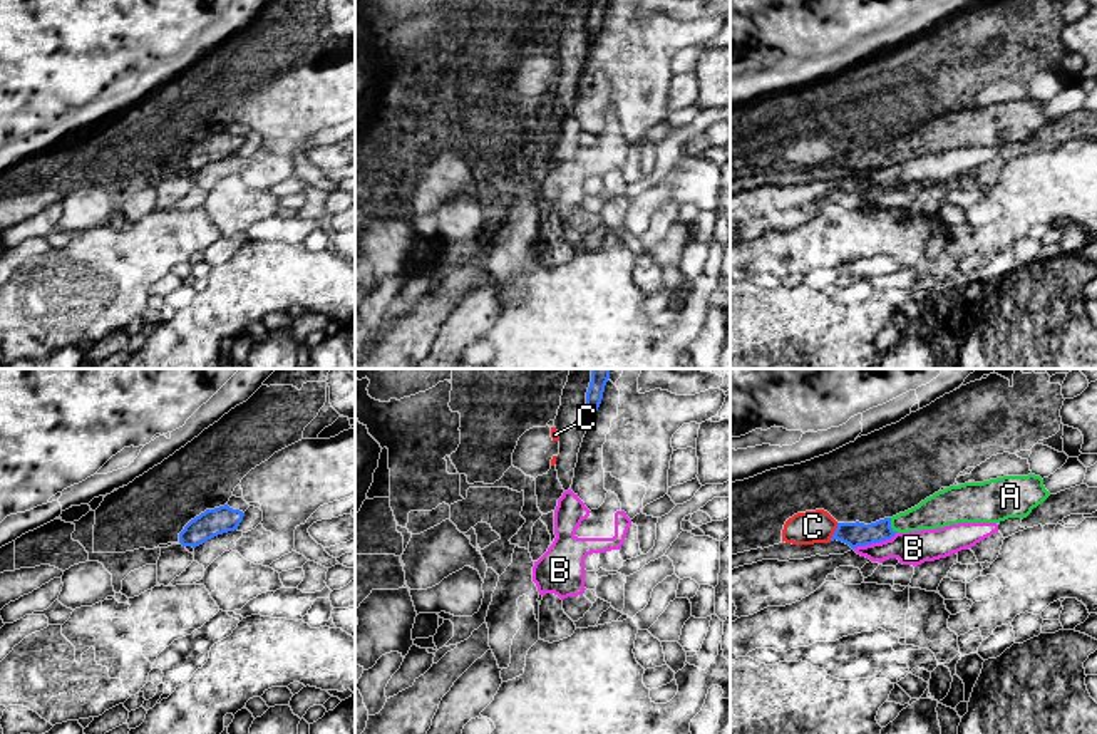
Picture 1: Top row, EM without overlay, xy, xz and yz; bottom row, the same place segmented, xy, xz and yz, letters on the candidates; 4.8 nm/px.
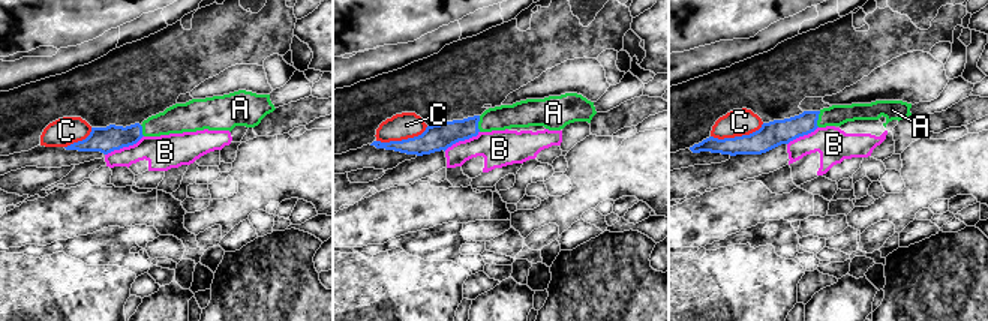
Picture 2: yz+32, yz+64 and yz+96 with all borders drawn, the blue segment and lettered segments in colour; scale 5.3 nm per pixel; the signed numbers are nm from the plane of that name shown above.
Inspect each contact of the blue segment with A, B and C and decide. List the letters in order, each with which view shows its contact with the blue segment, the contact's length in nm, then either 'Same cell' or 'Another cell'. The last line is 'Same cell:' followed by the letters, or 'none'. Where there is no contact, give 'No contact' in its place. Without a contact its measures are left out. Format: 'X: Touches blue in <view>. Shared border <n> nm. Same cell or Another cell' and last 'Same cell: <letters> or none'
A: Touches blue in yz. Shared border 80 nm. Same cell
B: Touches blue in yz. Shared border 220 nm. Another cell
C: Touches blue in yz. Shared border 100 nm. Another cell
Same cell: A

